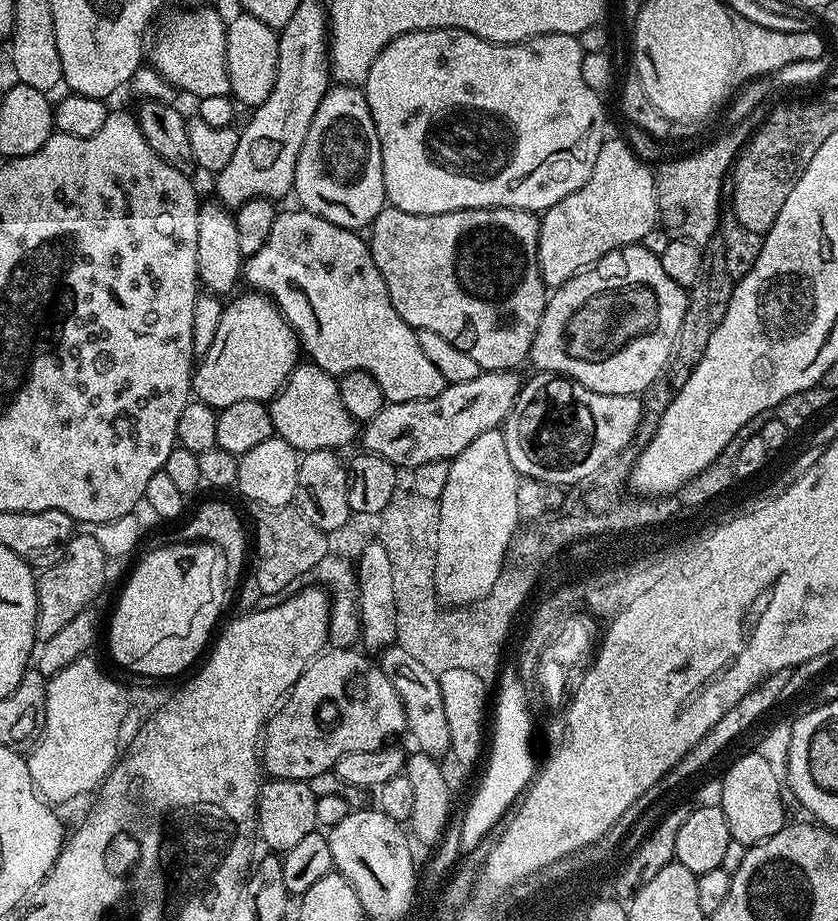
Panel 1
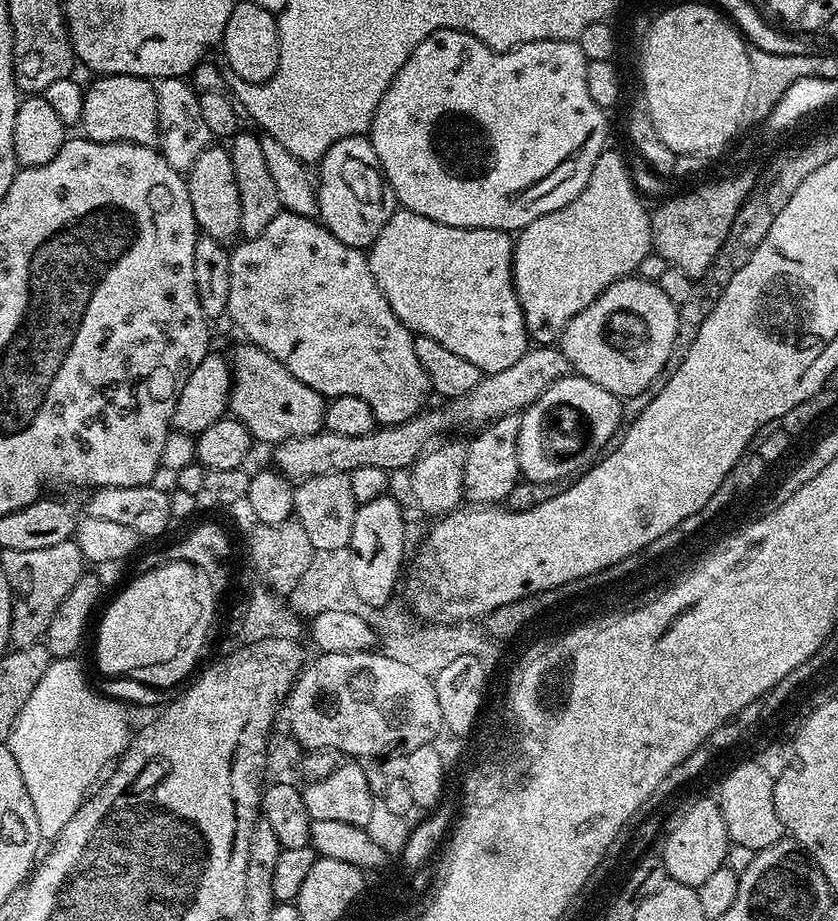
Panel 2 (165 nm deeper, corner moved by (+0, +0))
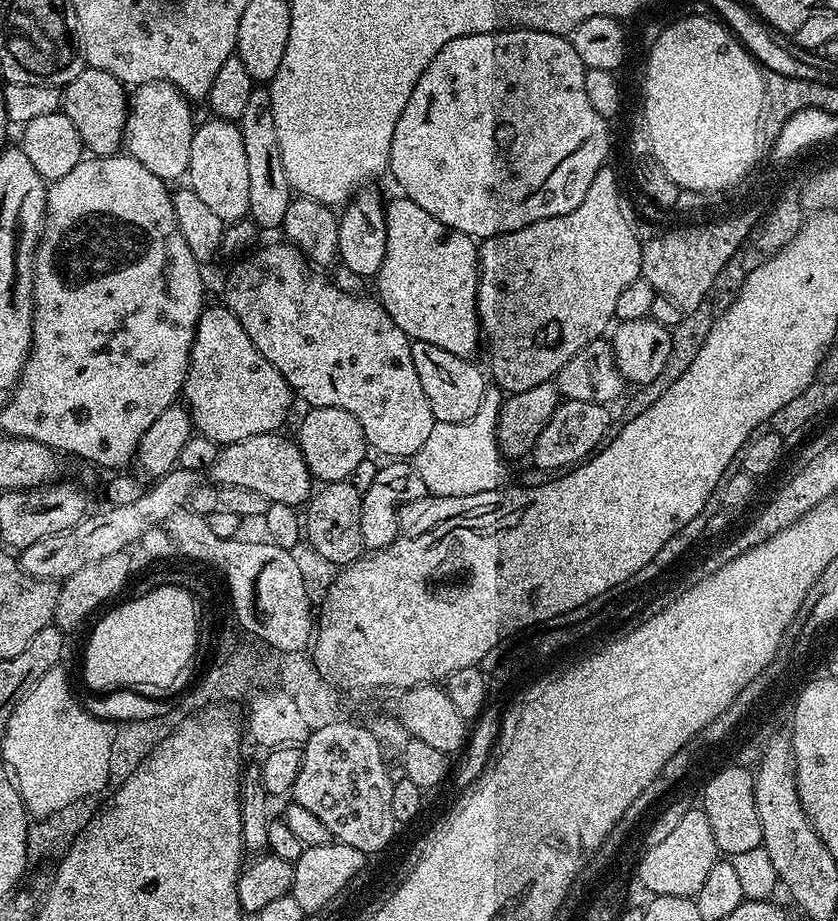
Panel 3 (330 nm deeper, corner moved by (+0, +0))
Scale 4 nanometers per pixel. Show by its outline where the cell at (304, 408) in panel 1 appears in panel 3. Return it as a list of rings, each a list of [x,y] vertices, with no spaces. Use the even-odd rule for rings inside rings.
[[[226,306],[220,308],[205,307],[204,313],[196,323],[194,342],[188,359],[188,373],[184,379],[182,400],[187,405],[193,429],[199,435],[213,440],[218,446],[242,442],[242,438],[250,438],[267,432],[275,433],[284,424],[288,411],[292,408],[294,393],[292,387],[278,374],[278,370],[250,342],[246,330],[242,330],[242,322],[234,318],[234,314]]]

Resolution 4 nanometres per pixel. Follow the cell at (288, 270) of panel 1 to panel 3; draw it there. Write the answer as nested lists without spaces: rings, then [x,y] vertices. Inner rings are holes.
[[[279,242],[268,244],[257,252],[240,260],[228,272],[224,280],[223,303],[242,322],[242,330],[250,342],[286,378],[293,393],[305,400],[305,405],[321,408],[338,406],[338,410],[350,410],[362,426],[369,449],[381,452],[386,458],[412,458],[426,443],[436,419],[430,410],[430,401],[418,382],[418,370],[414,370],[414,358],[410,358],[412,340],[386,314],[379,299],[355,296],[335,288],[328,280],[311,272],[309,261],[293,244]]]

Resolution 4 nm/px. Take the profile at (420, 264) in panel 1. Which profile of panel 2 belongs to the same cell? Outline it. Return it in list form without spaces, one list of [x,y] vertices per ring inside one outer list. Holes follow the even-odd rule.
[[[400,208],[382,226],[382,234],[378,234],[366,255],[378,290],[386,294],[390,310],[394,310],[409,332],[442,342],[446,350],[466,358],[466,362],[474,362],[482,374],[487,374],[514,366],[530,347],[522,306],[512,285],[513,247],[513,237],[502,230],[446,226],[414,214],[409,208]]]

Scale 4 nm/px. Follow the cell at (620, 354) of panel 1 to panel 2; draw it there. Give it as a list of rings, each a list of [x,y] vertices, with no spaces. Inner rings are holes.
[[[633,274],[623,280],[615,280],[606,290],[602,290],[602,294],[598,294],[598,298],[594,298],[594,302],[590,302],[590,306],[586,306],[586,310],[579,312],[560,335],[558,347],[575,375],[586,377],[594,382],[594,386],[602,386],[602,390],[610,390],[610,394],[617,398],[625,398],[646,389],[666,365],[678,332],[678,322],[679,307],[663,293],[659,283],[641,280]]]

